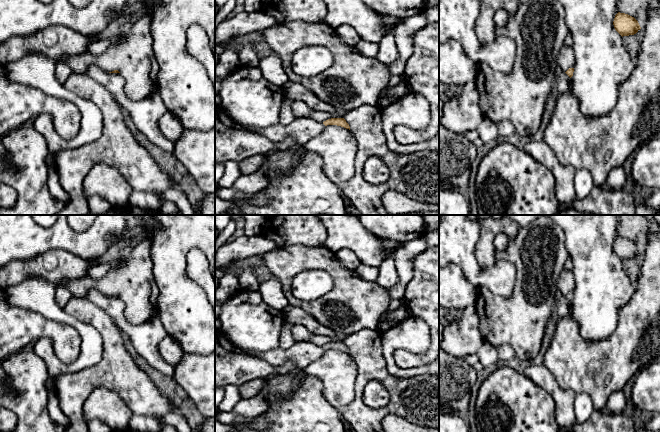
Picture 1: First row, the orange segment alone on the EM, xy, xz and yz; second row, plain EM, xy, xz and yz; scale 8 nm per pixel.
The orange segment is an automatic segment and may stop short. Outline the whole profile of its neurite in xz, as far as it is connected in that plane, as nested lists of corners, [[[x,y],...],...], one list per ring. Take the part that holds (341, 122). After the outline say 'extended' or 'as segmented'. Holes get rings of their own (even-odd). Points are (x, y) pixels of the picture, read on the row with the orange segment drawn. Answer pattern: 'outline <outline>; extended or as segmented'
outline [[[331,118],[331,119],[324,121],[323,124],[325,126],[327,126],[327,125],[337,125],[337,126],[341,126],[341,127],[344,127],[344,128],[350,130],[350,126],[344,118]]]; as segmented

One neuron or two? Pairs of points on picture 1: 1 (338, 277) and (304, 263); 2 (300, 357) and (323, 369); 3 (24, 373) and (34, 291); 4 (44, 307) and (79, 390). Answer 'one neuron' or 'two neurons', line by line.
1: one neuron
2: two neurons
3: two neurons
4: two neurons

